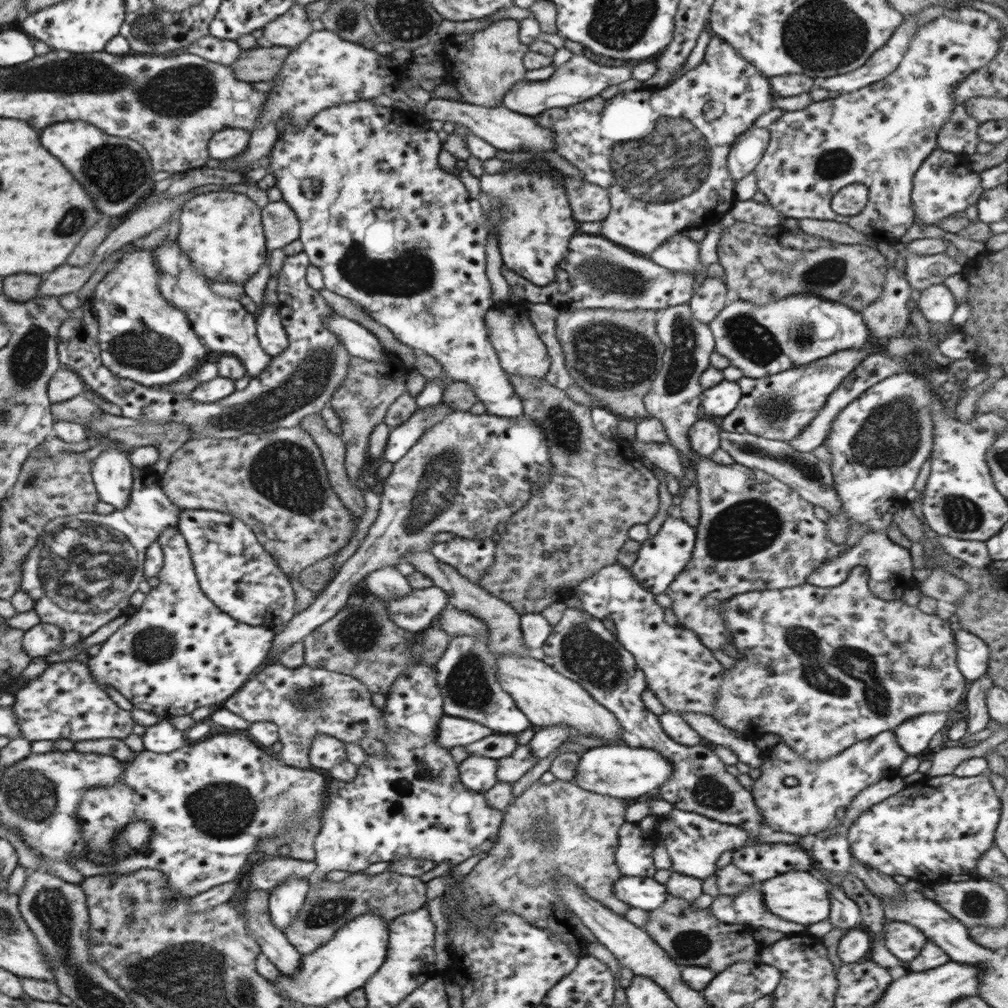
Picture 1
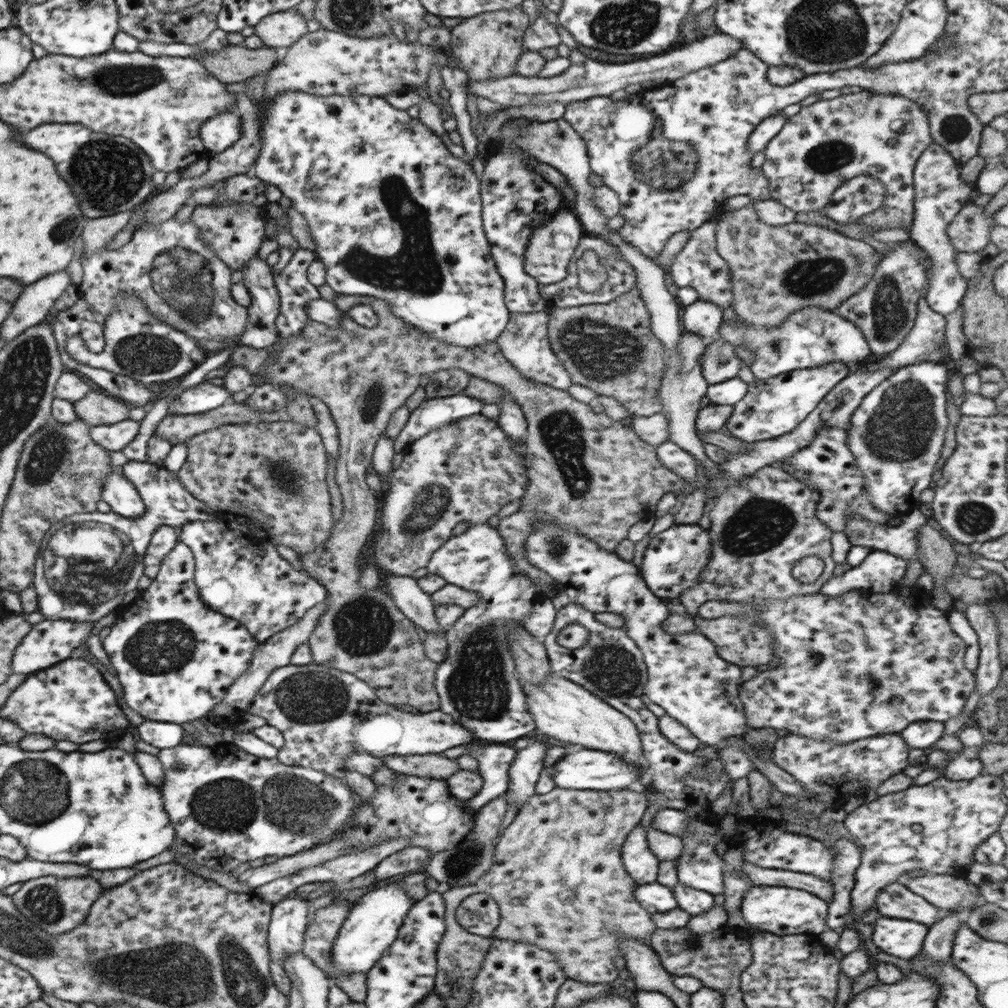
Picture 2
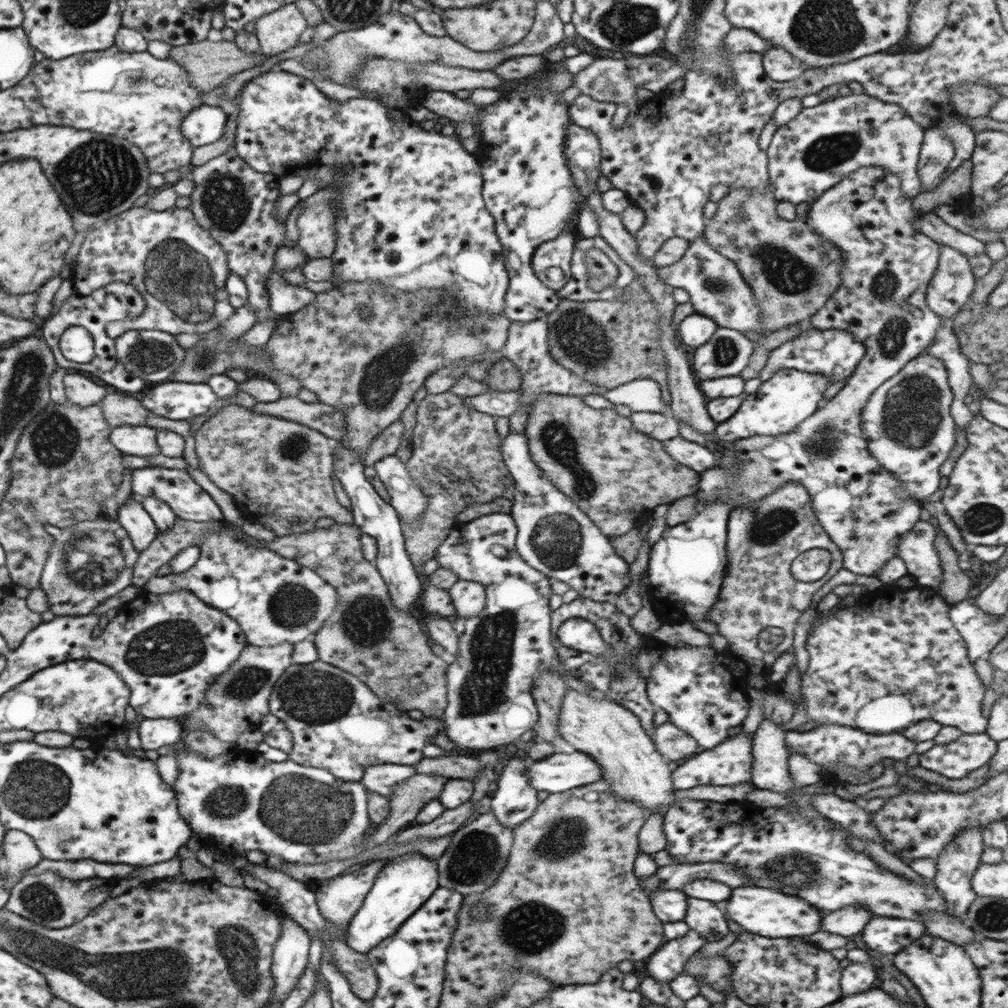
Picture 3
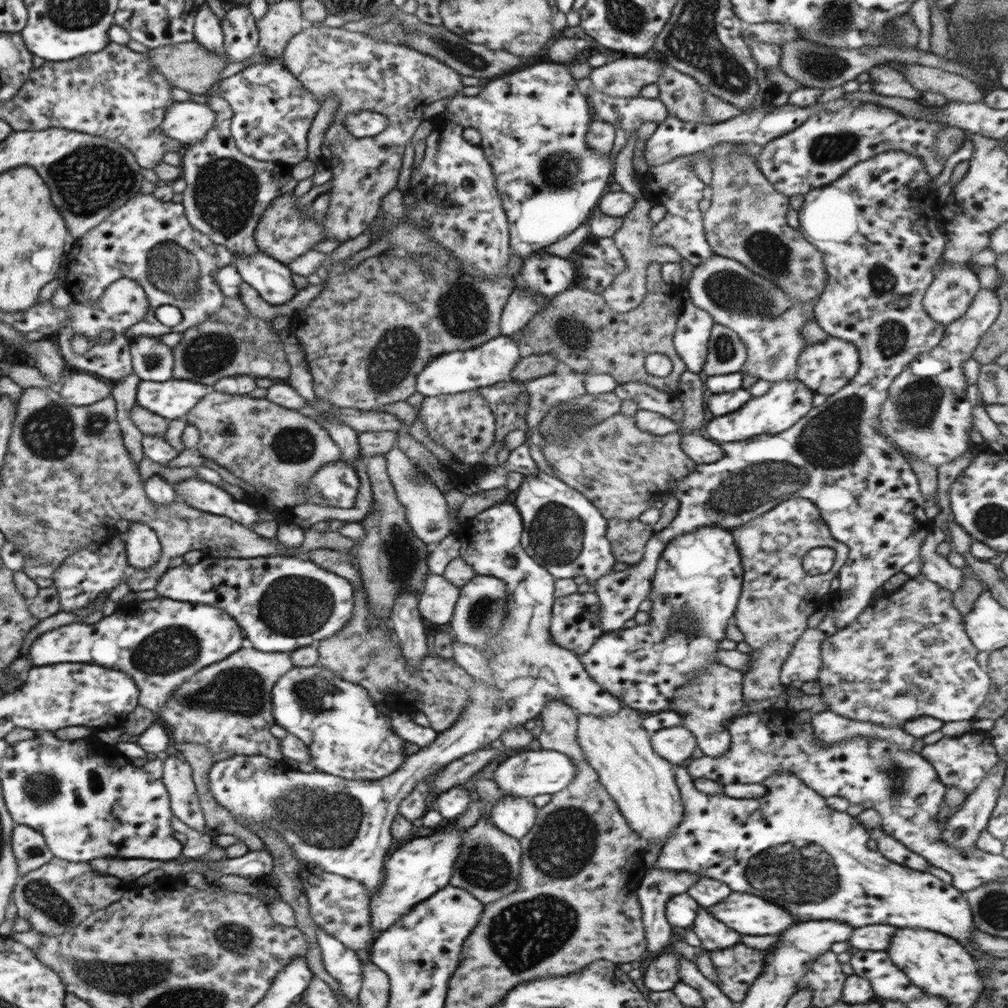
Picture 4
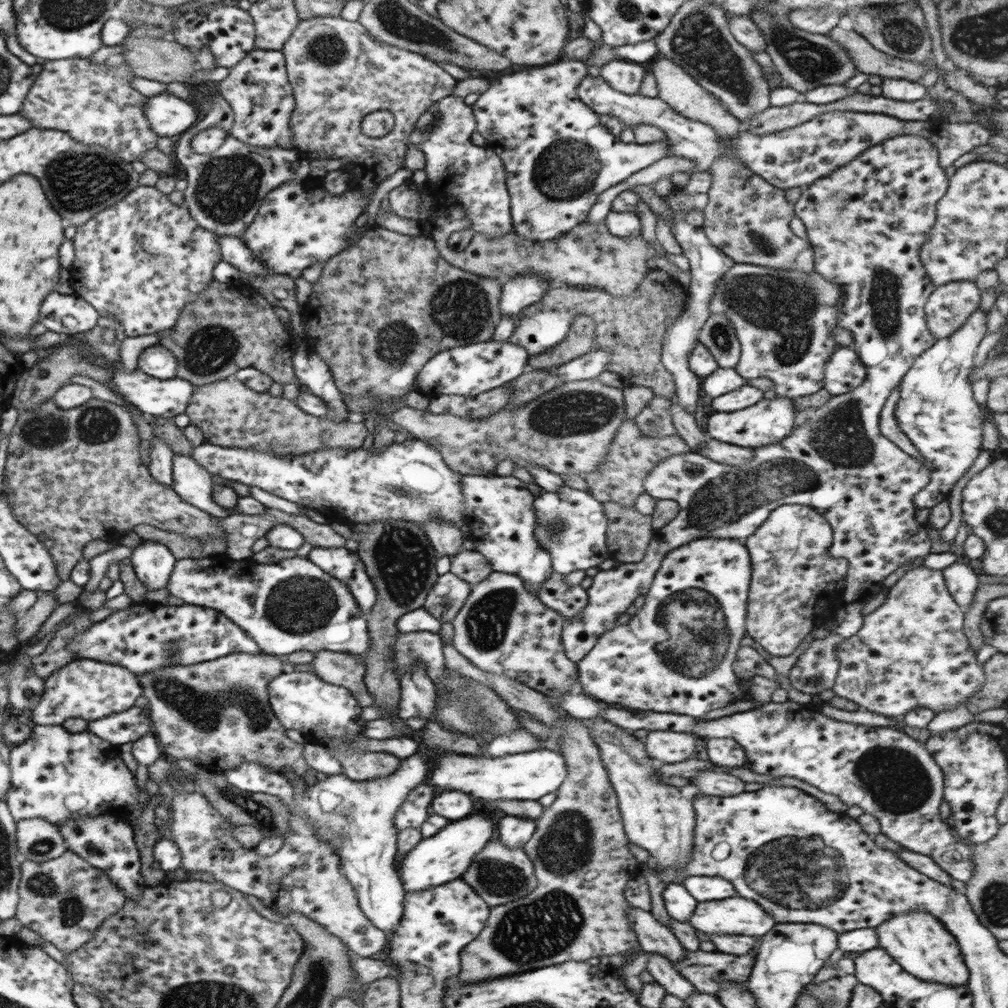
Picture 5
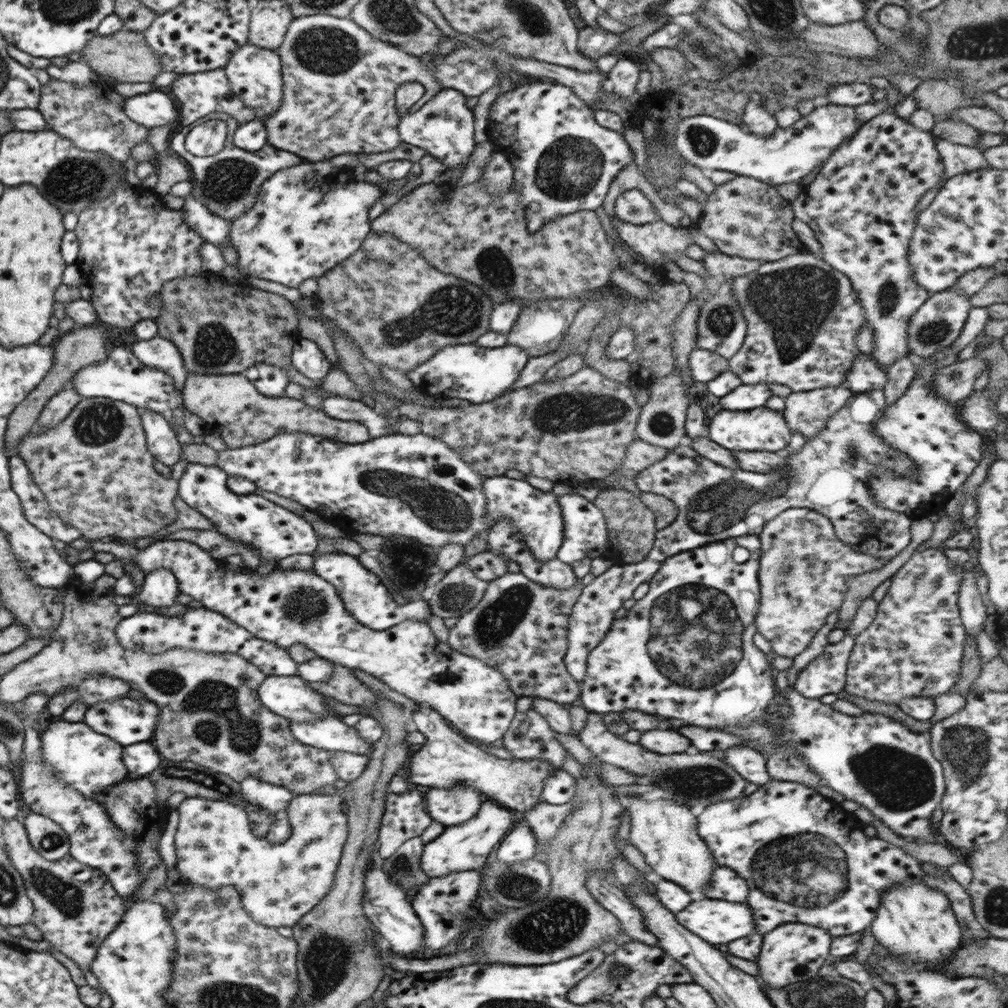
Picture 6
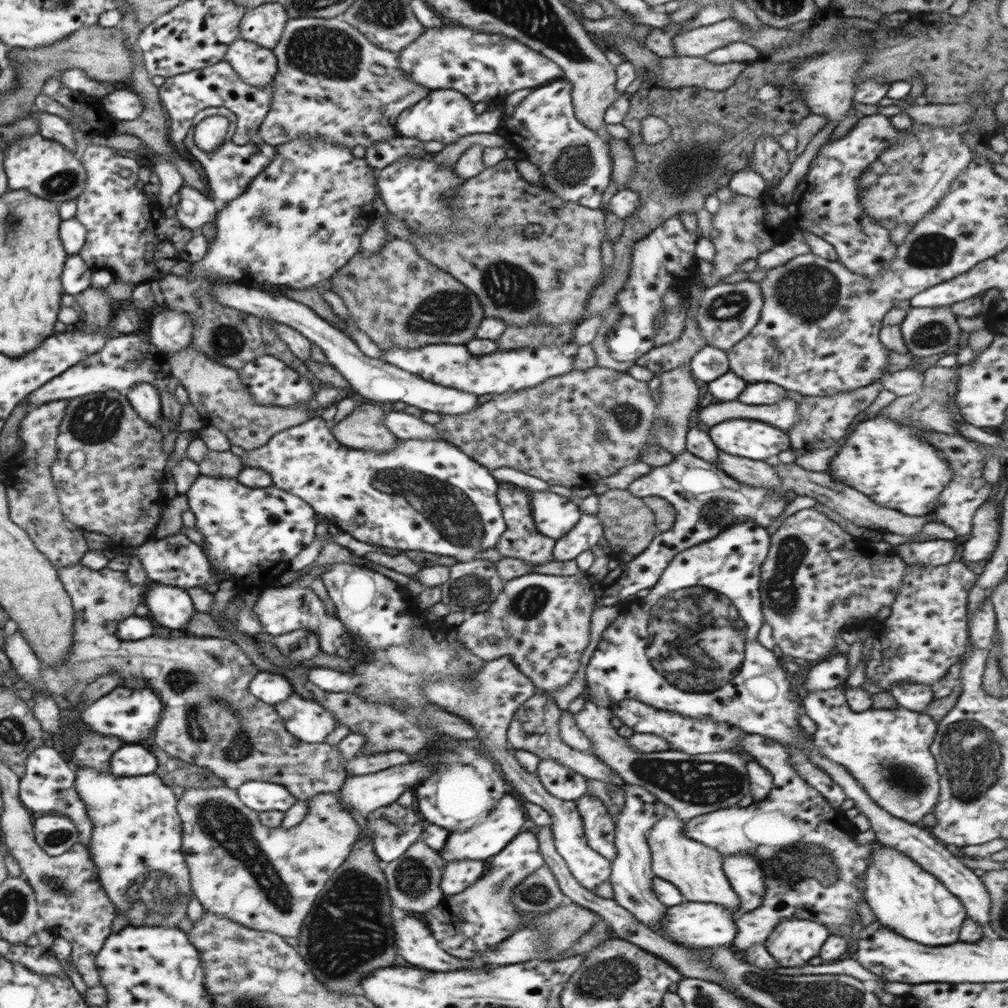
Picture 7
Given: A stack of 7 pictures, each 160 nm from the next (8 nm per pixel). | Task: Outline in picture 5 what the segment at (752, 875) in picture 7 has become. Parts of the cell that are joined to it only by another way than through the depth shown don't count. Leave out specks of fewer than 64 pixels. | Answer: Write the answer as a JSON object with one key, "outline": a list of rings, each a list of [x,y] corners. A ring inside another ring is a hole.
{"outline":[[[687,876],[682,884],[697,902],[708,902],[736,896],[733,884],[718,876]]]}

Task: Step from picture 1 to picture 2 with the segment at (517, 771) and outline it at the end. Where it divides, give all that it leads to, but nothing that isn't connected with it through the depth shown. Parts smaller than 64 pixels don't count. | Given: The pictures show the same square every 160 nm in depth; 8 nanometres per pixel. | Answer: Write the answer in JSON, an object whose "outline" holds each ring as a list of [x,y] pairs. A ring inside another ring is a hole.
{"outline":[[[467,742],[466,745],[469,748],[469,754],[472,755],[479,762],[479,773],[484,779],[484,784],[480,789],[480,792],[474,797],[467,801],[467,809],[476,815],[476,813],[484,806],[489,803],[493,798],[502,796],[508,790],[510,782],[509,768],[516,756],[517,750],[513,747],[506,746],[503,744],[486,744],[479,746],[471,746],[472,742]]]}

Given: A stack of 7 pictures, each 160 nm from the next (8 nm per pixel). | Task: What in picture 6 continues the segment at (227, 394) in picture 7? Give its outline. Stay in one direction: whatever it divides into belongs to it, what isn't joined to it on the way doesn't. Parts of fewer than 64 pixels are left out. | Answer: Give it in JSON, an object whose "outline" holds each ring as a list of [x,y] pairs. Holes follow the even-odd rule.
{"outline":[[[187,372],[187,379],[184,383],[183,388],[183,404],[182,407],[184,410],[190,411],[192,414],[200,417],[204,424],[212,424],[212,426],[216,426],[217,430],[212,430],[212,432],[218,432],[223,437],[225,444],[228,447],[243,447],[243,446],[252,446],[260,444],[266,440],[270,440],[273,436],[276,436],[280,430],[287,430],[288,432],[307,432],[308,434],[316,434],[317,436],[324,436],[325,438],[331,439],[332,441],[340,441],[345,443],[346,445],[353,445],[353,444],[362,444],[368,442],[368,440],[372,439],[370,434],[368,433],[368,429],[366,426],[361,422],[354,422],[354,421],[340,421],[334,418],[330,418],[322,409],[316,409],[314,407],[310,407],[306,405],[304,401],[300,399],[289,398],[285,396],[275,396],[275,397],[267,397],[260,394],[259,391],[255,389],[252,385],[252,382],[248,381],[248,378],[245,377],[244,374],[194,374],[193,372]]]}

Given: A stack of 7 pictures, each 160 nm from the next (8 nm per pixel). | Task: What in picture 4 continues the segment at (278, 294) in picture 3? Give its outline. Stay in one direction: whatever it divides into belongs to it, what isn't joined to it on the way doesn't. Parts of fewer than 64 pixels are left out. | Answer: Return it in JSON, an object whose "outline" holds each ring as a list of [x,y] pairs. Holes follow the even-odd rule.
{"outline":[[[260,252],[254,253],[254,255],[236,255],[233,258],[232,264],[237,268],[238,274],[252,288],[255,288],[268,304],[286,304],[299,291],[293,283],[293,272],[279,260],[270,258],[270,256],[266,256],[266,254]]]}

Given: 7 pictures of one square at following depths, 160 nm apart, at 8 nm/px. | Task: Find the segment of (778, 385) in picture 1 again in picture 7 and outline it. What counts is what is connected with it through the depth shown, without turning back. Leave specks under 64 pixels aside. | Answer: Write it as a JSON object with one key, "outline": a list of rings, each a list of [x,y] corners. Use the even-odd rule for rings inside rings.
{"outline":[[[728,419],[707,428],[706,431],[713,440],[712,444],[716,445],[718,449],[752,460],[776,459],[779,452],[792,448],[791,440],[786,432],[756,419]]]}

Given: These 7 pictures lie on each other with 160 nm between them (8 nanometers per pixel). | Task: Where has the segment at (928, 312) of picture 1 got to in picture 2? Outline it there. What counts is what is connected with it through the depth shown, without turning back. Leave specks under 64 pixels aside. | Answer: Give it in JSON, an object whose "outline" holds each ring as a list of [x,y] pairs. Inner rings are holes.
{"outline":[[[932,142],[915,164],[913,171],[913,184],[915,195],[913,200],[913,221],[911,222],[910,240],[922,248],[933,263],[929,277],[926,300],[928,306],[946,316],[954,312],[963,301],[967,291],[967,279],[964,279],[956,266],[958,251],[952,247],[947,237],[947,226],[954,220],[960,209],[970,202],[970,195],[974,185],[960,180],[962,165],[944,149]]]}

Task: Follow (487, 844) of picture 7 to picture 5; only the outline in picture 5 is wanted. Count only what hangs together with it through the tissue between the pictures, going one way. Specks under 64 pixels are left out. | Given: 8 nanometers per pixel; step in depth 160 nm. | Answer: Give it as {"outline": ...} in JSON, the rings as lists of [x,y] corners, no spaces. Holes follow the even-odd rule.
{"outline":[[[480,808],[466,818],[450,821],[442,830],[430,838],[421,838],[420,842],[404,855],[400,862],[399,877],[406,893],[426,890],[440,886],[461,876],[470,868],[472,860],[481,848],[492,839],[496,824],[488,819],[488,814]]]}

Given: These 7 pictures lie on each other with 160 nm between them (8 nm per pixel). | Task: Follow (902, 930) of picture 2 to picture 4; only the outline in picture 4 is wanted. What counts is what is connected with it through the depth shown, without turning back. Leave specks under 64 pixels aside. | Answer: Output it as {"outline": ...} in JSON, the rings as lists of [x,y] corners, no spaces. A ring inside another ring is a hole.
{"outline":[[[873,924],[852,931],[848,944],[859,951],[887,951],[898,927]]]}

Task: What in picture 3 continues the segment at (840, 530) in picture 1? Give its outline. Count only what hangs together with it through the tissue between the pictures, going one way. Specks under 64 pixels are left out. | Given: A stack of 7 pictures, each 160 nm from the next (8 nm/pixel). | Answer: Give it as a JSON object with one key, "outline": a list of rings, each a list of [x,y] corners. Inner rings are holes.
{"outline":[[[922,353],[909,360],[899,373],[892,375],[876,392],[868,398],[861,410],[861,429],[867,438],[868,452],[893,474],[901,486],[910,493],[914,500],[929,498],[940,486],[940,465],[948,458],[956,446],[956,424],[951,415],[953,393],[950,389],[949,374],[944,363],[927,353]]]}

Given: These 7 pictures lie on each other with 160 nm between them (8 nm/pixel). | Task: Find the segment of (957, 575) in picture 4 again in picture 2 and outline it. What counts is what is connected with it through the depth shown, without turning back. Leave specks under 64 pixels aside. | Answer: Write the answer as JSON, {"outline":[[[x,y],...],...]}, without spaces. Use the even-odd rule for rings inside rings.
{"outline":[[[919,508],[903,516],[897,526],[875,523],[855,514],[849,516],[843,533],[853,546],[869,546],[901,556],[907,562],[917,559],[917,530],[926,522],[931,522],[929,514]]]}

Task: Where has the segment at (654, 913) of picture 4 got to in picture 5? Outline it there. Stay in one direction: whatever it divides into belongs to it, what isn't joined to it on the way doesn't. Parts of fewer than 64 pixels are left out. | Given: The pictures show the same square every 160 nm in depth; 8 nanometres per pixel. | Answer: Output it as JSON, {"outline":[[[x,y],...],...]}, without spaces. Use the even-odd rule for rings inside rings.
{"outline":[[[649,953],[647,970],[668,994],[676,995],[684,1002],[691,994],[698,992],[695,986],[676,970],[671,960],[660,953]]]}

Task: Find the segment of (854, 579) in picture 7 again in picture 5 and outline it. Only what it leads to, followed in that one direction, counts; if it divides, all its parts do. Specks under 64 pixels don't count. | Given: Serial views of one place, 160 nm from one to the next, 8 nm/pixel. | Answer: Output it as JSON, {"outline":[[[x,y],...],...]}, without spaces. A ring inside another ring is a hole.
{"outline":[[[787,504],[776,507],[743,543],[748,549],[752,570],[746,616],[746,635],[775,657],[787,657],[824,619],[826,596],[835,591],[836,582],[849,568],[847,558],[832,558],[827,550],[833,543],[831,524],[811,506]]]}

